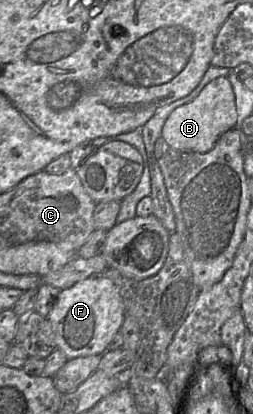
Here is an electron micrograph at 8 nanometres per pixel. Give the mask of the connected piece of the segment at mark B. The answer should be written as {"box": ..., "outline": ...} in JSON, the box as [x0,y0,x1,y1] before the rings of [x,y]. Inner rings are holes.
{"box":[162,76,236,153],"outline":[[[221,76],[210,81],[193,101],[179,106],[169,115],[162,129],[162,138],[174,150],[206,153],[221,135],[235,127],[236,122],[235,94],[227,76]]]}

